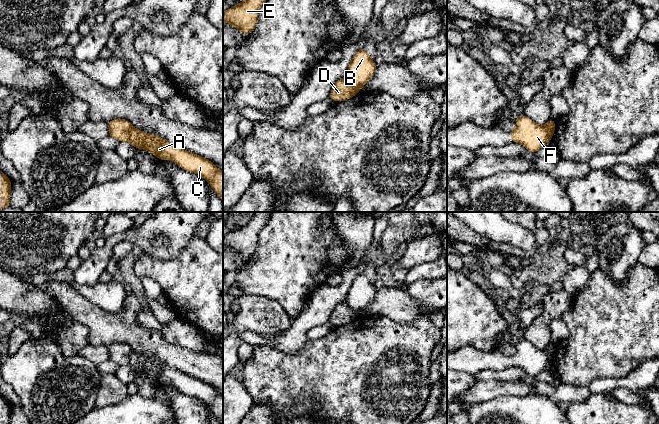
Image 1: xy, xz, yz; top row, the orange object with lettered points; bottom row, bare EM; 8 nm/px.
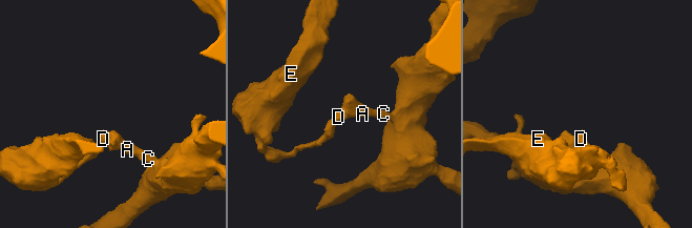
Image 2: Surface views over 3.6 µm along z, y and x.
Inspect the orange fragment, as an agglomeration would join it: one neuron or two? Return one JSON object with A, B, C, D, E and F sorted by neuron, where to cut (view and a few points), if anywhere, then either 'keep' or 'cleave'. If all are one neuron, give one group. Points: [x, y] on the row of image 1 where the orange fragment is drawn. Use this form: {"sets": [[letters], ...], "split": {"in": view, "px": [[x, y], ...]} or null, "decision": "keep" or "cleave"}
{"sets": [["A", "B", "C", "F"], ["D", "E"]], "split": {"in": "xz", "px": [[345, 77], [358, 91]]}, "decision": "cleave"}

